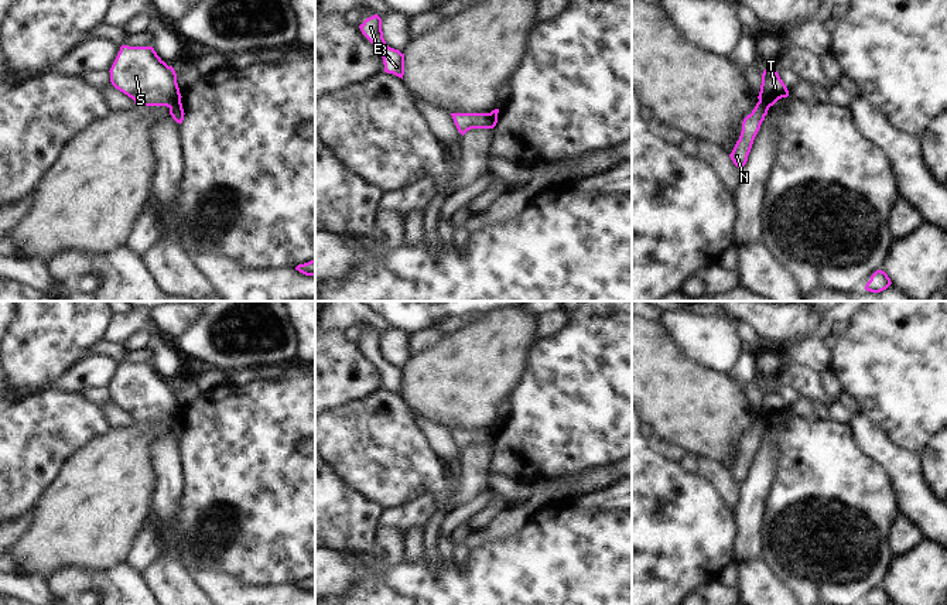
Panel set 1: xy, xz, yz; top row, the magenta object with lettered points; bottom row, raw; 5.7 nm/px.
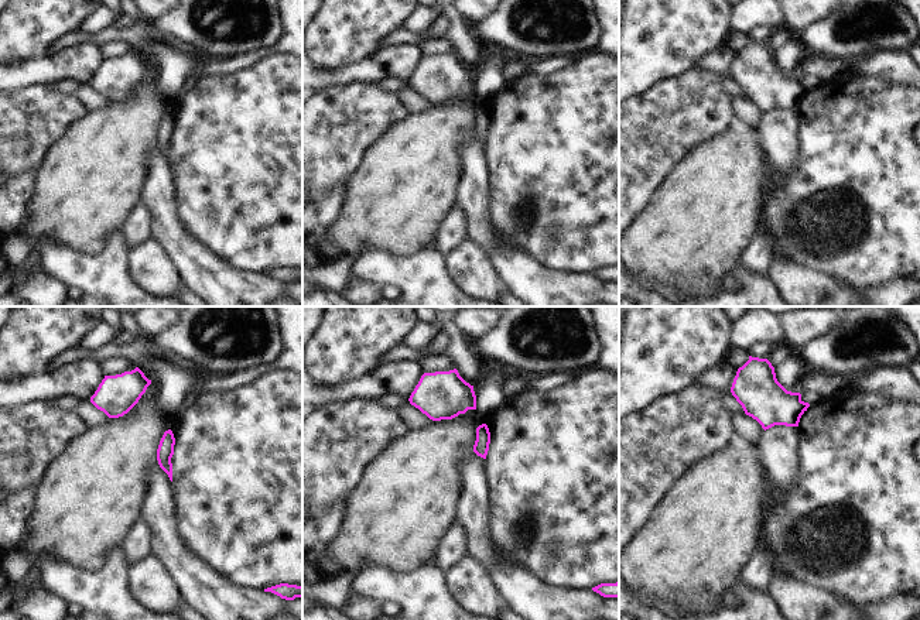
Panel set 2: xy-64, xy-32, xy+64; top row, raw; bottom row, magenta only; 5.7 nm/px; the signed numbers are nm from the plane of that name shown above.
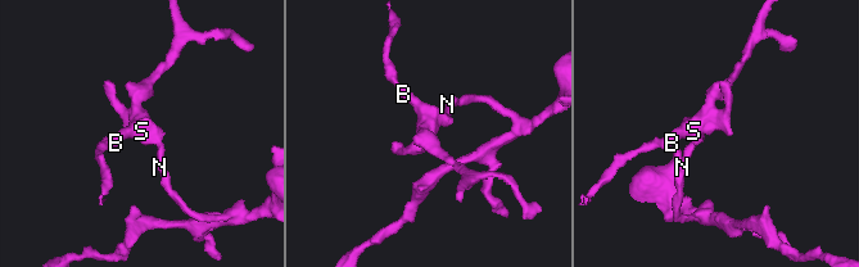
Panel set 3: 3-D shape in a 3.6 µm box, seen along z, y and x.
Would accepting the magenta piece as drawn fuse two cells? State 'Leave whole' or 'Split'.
Split.

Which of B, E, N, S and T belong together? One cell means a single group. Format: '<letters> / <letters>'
B E S T / N

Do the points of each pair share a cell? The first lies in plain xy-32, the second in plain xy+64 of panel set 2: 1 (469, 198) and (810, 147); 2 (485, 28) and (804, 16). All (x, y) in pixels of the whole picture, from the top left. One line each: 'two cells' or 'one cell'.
1: two cells
2: two cells

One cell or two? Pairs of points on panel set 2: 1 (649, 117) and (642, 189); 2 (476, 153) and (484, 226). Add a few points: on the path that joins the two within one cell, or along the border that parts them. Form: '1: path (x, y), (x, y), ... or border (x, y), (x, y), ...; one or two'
1: path (647, 136), (642, 141), (642, 171); one
2: path (476, 171), (478, 208); one

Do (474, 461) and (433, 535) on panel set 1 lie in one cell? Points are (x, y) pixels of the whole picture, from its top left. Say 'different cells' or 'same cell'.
same cell

